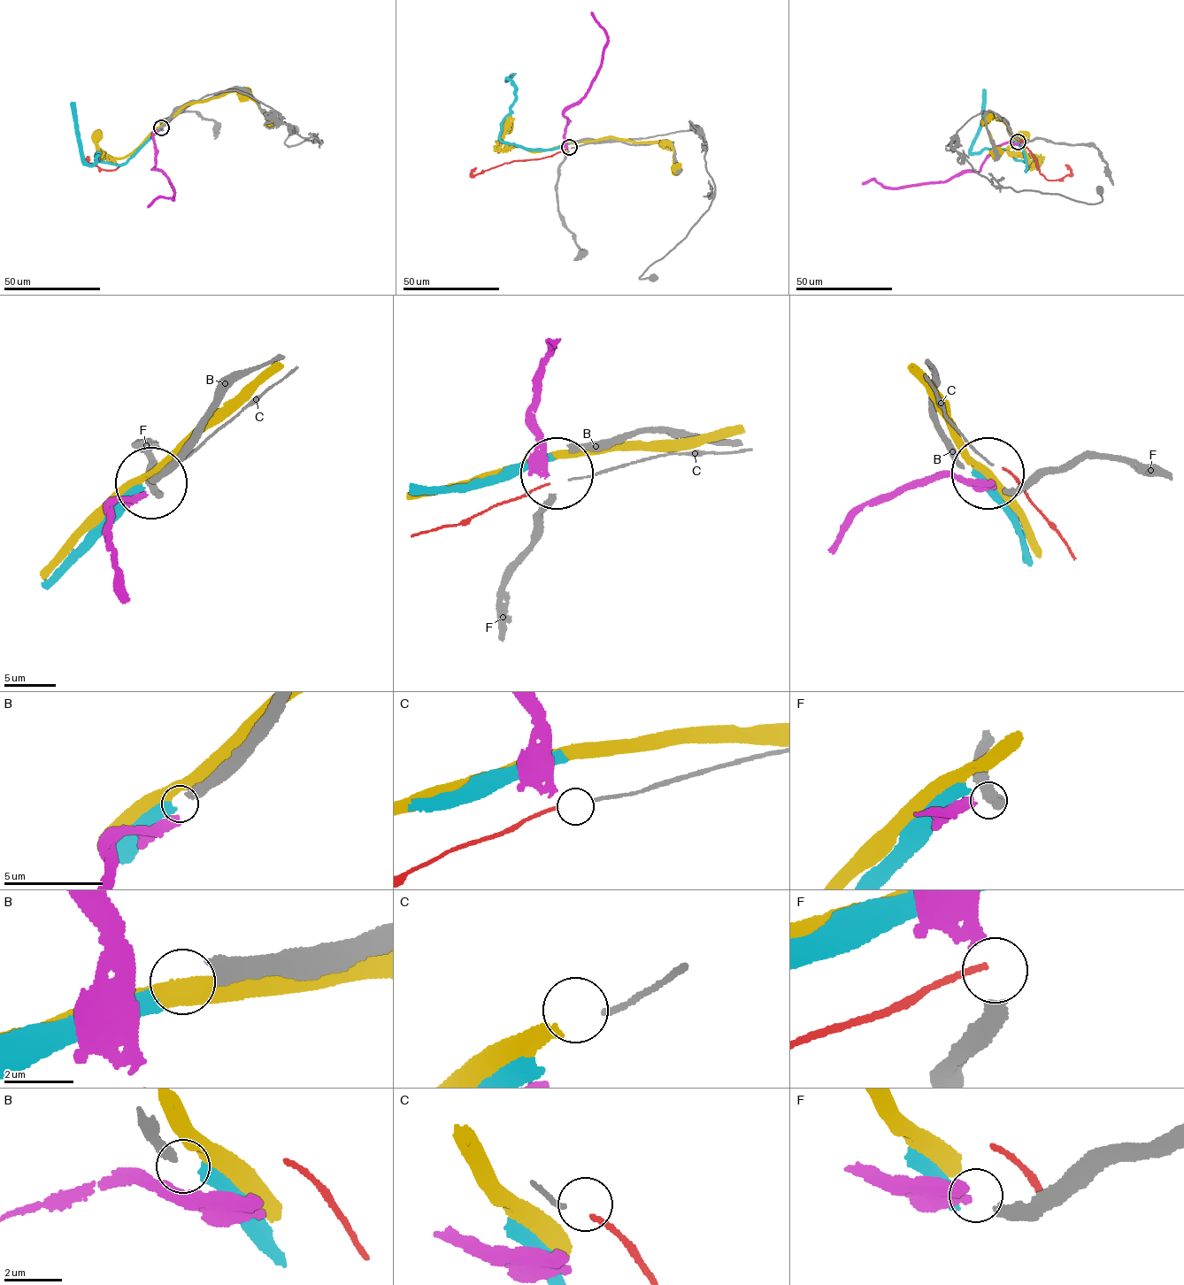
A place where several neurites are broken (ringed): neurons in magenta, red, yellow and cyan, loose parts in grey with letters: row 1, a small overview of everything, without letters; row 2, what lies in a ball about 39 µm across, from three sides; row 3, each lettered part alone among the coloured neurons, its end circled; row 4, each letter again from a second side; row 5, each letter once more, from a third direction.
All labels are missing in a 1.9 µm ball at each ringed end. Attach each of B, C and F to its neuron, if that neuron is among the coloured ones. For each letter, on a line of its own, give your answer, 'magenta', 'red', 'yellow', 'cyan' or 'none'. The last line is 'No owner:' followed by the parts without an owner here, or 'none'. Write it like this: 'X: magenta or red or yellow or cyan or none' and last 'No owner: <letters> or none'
B: none
C: red
F: magenta
No owner: B

